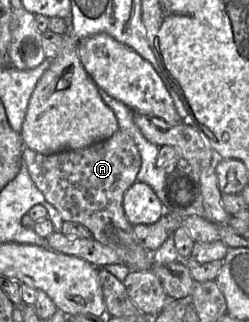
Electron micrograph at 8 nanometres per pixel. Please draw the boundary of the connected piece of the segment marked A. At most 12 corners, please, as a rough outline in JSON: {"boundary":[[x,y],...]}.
{"boundary":[[127,132],[43,155],[32,181],[131,271],[152,270],[123,211],[139,150]]}

